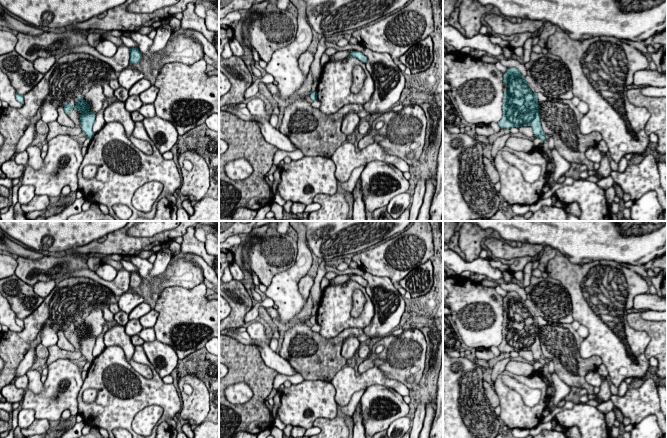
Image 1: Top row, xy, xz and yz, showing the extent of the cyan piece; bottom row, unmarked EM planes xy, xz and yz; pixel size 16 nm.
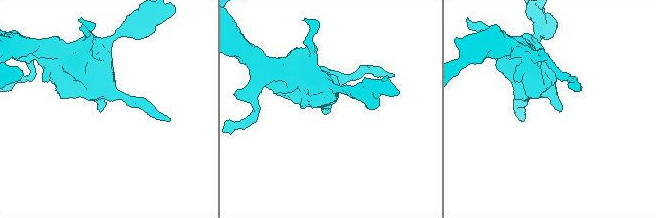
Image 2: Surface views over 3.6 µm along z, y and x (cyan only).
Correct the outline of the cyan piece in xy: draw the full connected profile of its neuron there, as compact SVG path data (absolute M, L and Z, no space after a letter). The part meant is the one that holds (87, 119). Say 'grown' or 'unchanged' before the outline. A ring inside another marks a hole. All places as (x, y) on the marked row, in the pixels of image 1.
unchanged; M78 97L77 99L75 99L74 106L71 106L69 102L65 103L64 111L66 114L68 114L72 109L77 110L81 113L80 123L82 131L86 134L86 138L92 139L95 134L92 128L95 122L96 115L89 111L89 104L83 99L83 97Z

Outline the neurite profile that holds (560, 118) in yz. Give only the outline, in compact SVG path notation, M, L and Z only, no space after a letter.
M540 92L537 93L537 99L543 133L554 139L554 148L568 162L585 164L589 176L597 175L597 171L594 170L594 163L586 157L585 152L590 147L596 146L602 140L602 135L597 131L587 135L580 132L579 124L584 115L571 100L550 99Z

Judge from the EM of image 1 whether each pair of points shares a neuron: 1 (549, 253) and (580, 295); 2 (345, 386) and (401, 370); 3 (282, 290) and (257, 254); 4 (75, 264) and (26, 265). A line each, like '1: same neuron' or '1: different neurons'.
1: different neurons
2: different neurons
3: different neurons
4: same neuron

